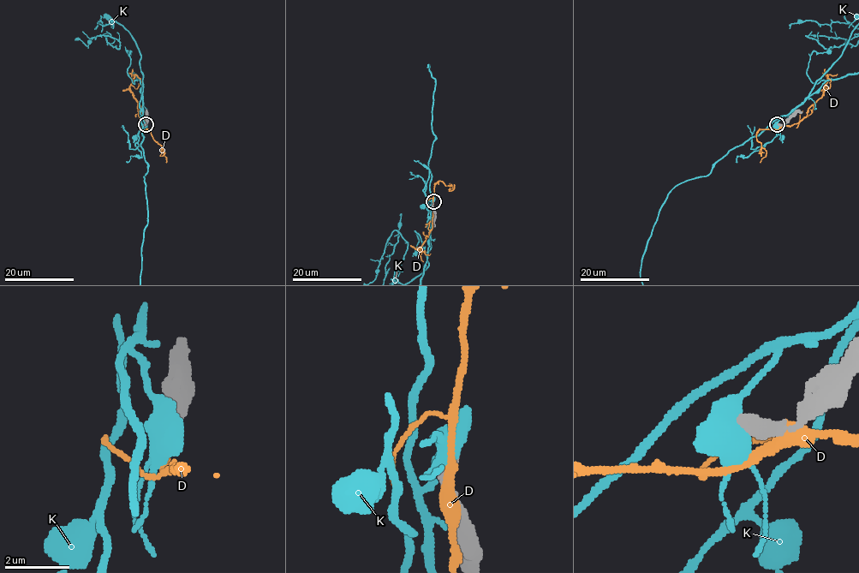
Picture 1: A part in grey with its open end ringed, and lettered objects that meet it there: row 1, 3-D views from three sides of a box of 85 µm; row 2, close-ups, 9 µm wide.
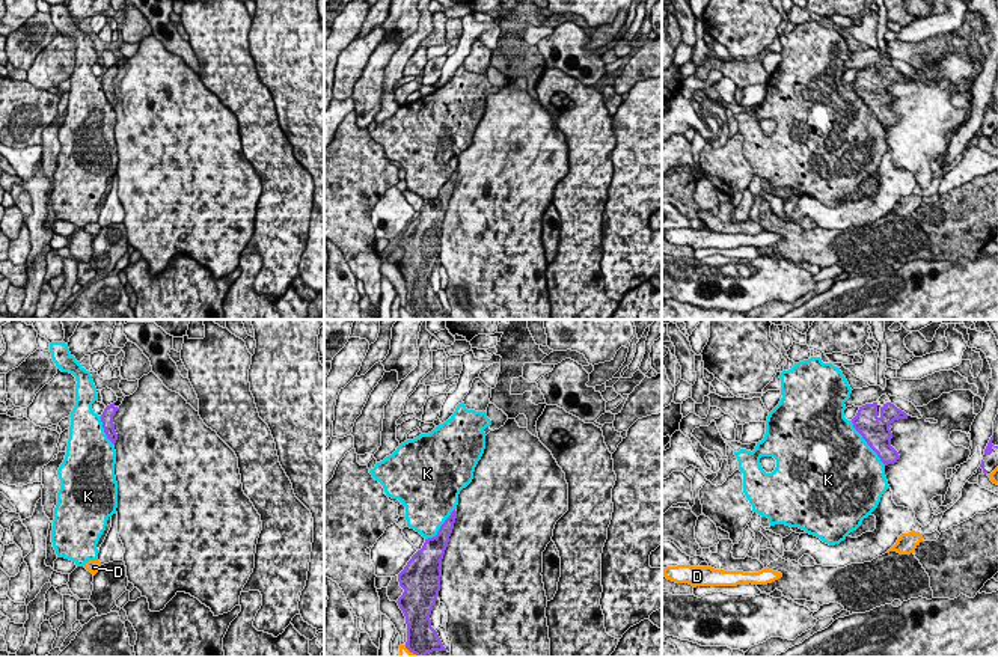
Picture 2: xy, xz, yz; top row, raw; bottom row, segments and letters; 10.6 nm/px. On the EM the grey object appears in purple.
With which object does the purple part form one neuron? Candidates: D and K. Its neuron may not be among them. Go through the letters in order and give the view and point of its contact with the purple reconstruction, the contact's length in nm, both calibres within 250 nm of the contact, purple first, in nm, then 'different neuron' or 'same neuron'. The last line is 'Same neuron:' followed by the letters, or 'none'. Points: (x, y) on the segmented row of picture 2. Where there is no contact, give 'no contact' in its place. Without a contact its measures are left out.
D: xz (412, 651) | 200 nm | 320/140 nm | different neuron
K: yz (867, 443) | 600 nm | 300/500 nm | different neuron
Same neuron: none

